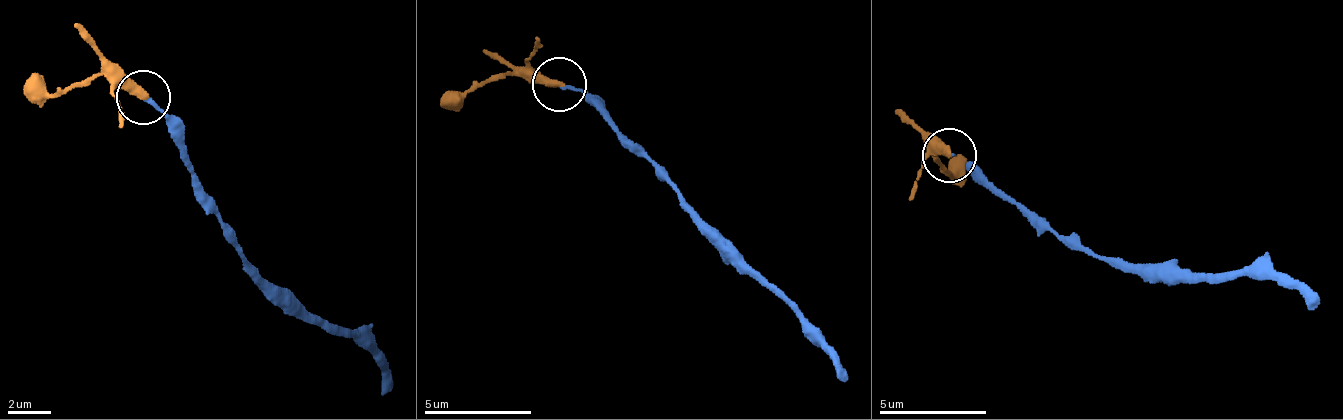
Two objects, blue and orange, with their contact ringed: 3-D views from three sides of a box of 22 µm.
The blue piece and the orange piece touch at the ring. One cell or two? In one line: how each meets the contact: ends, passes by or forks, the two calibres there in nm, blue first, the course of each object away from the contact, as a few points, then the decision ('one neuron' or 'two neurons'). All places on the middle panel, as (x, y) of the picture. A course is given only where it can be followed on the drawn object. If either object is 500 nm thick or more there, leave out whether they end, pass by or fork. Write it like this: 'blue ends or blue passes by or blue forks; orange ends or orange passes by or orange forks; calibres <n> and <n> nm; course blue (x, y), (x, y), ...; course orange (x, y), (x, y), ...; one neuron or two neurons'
blue ends; orange ends; calibres 160 and 400 nm; course blue (558, 88), (610, 119), (680, 195), (702, 228), (757, 276), (806, 333), (835, 359), (841, 381); course orange (558, 83), (503, 75), (439, 104); one neuron

